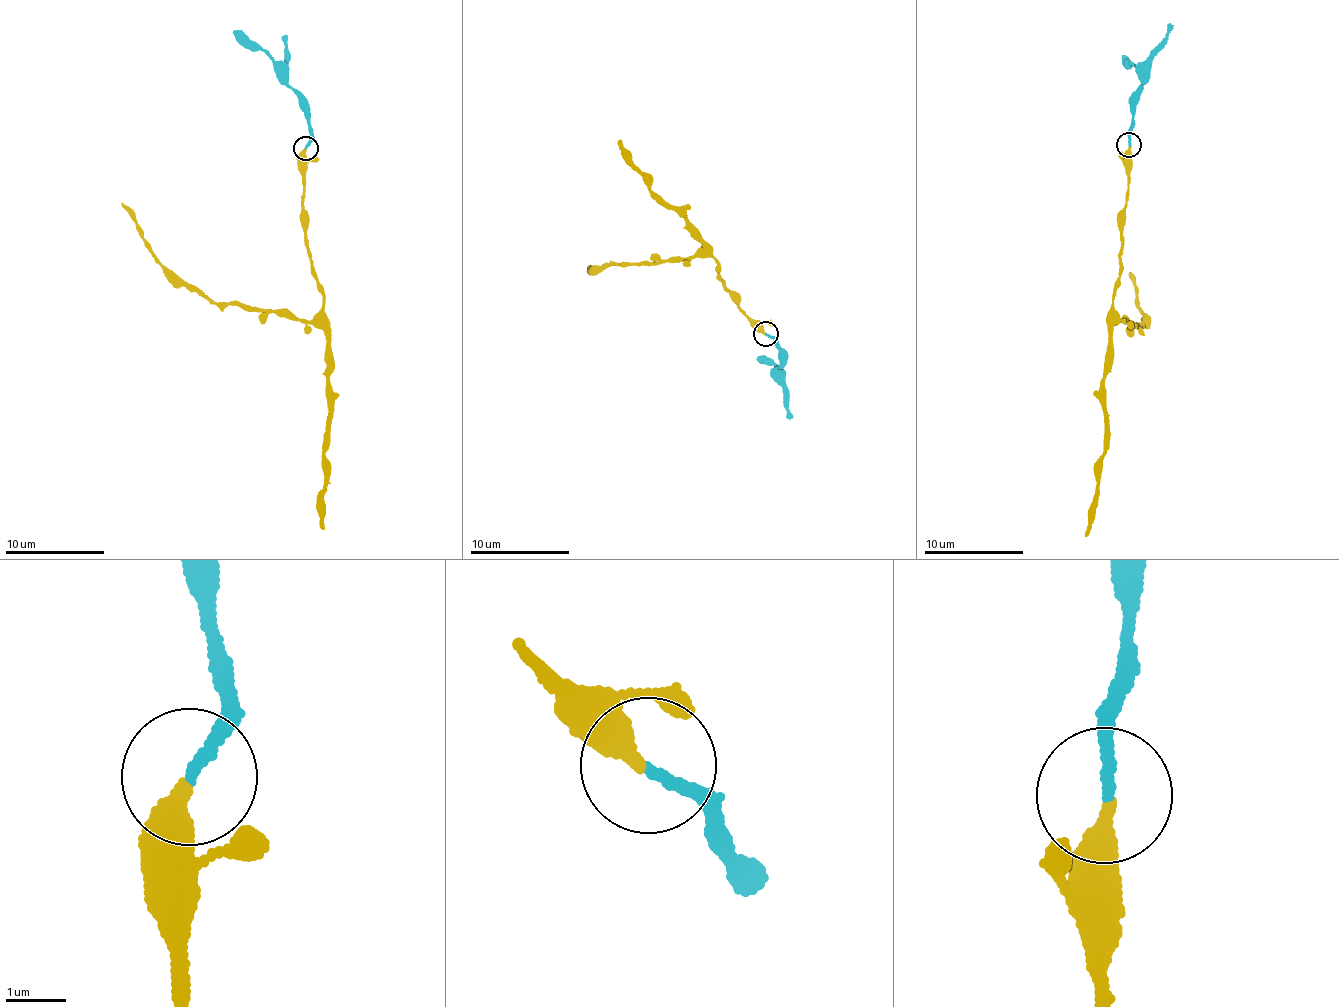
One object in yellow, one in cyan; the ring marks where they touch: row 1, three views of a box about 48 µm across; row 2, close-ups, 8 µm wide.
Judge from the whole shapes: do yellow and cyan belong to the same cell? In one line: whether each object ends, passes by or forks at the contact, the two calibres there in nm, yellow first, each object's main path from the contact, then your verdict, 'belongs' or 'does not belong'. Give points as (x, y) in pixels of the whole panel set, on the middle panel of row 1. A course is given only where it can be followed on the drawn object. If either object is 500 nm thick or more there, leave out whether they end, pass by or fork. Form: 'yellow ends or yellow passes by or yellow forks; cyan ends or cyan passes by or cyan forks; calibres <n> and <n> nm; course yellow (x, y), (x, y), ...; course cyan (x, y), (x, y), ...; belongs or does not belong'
yellow ends; cyan ends; calibres 400 and 180 nm; course yellow (765, 334), (723, 287), (711, 257), (608, 264), (597, 274), (589, 271); course cyan (765, 334), (788, 356), (776, 368), (780, 372), (773, 363), (764, 364), (757, 358); belongs

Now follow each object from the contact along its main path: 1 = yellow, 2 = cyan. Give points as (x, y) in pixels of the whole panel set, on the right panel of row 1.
1: (1130, 144), (1121, 273), (1114, 290), (1114, 306), (1119, 319), (1142, 332), (1147, 315), (1140, 309), (1129, 271)
2: (1130, 144), (1133, 97), (1141, 81), (1141, 72), (1124, 60)

